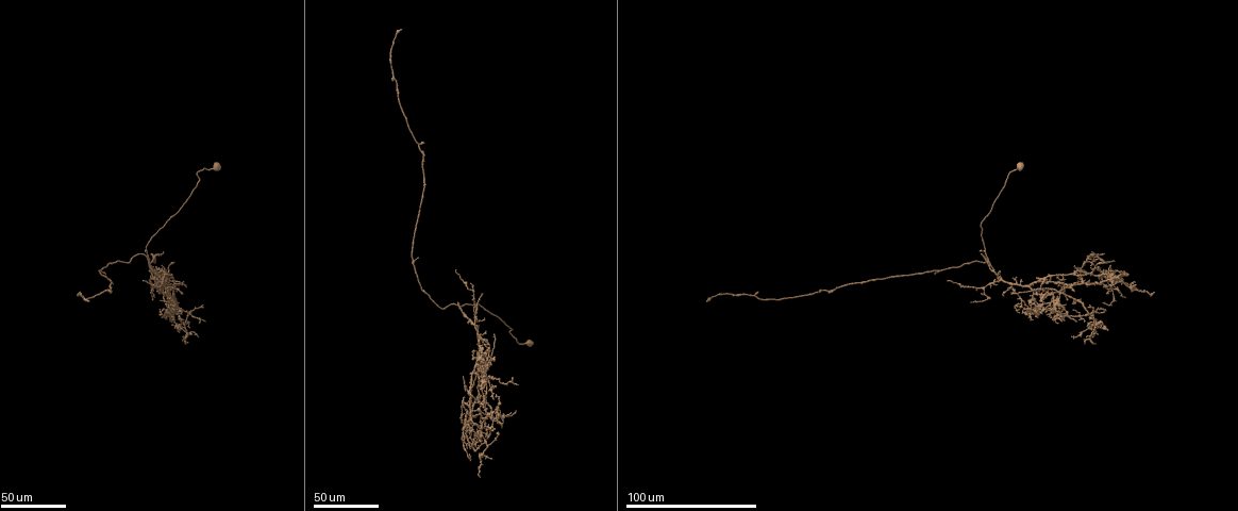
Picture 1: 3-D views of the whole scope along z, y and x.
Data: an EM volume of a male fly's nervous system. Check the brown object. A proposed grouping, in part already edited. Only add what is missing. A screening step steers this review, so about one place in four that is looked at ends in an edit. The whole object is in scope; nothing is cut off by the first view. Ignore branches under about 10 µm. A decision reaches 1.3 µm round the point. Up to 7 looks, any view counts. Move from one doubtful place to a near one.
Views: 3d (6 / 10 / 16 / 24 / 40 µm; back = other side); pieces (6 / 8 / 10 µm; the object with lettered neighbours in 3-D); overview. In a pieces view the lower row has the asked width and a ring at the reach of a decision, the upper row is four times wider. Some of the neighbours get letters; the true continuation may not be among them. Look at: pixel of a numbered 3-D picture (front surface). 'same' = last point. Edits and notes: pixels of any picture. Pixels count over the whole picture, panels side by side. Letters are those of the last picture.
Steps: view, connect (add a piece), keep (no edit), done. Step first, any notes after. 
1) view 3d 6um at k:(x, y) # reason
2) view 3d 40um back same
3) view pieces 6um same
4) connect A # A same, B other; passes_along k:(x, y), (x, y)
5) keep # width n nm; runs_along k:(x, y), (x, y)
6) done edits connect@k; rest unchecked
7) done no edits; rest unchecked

view 3d 24um at 1:(1035, 278) # free end

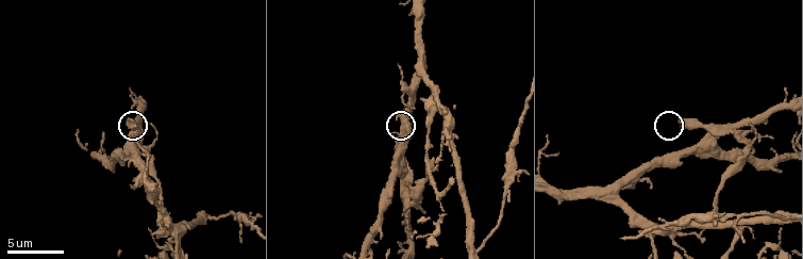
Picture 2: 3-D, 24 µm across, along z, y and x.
view pieces 8um at 2:(132, 118) # see the neighbours

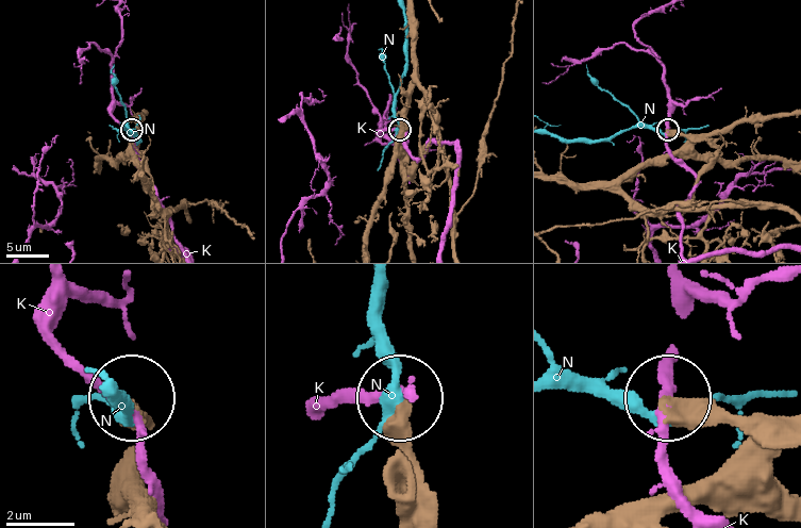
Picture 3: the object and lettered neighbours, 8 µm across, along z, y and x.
keep # K other, N other; none of them fits

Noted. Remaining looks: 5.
view 3d 24um at 1:(1098, 334) # free end

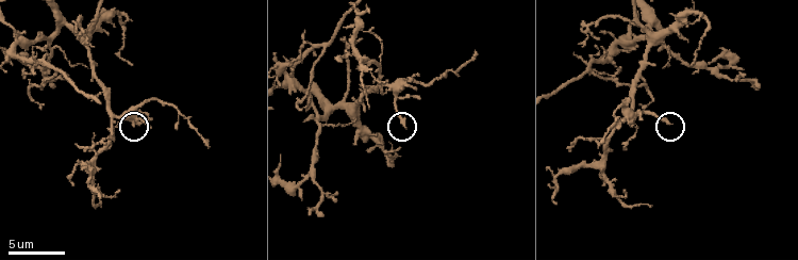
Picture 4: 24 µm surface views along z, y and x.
view pieces 6um at 4:(404, 128) # what lies round it

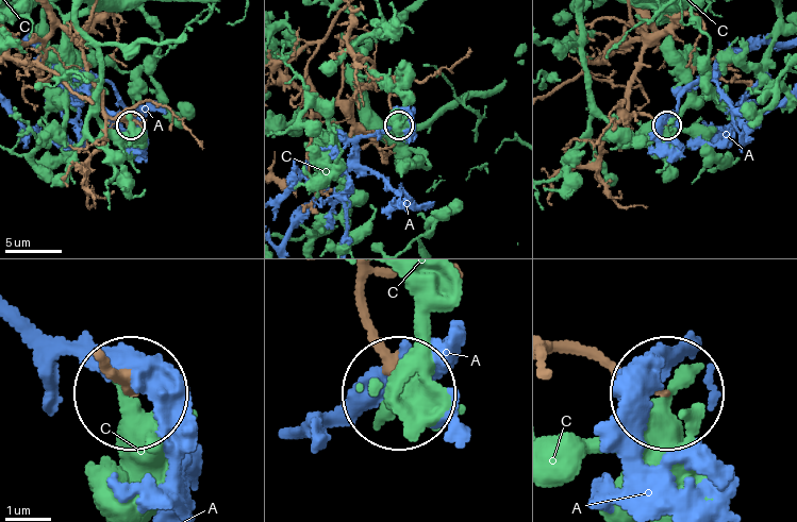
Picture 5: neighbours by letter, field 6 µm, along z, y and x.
keep # A other, C other; none of them fits

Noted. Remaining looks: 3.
view 3d 40um at 1:(1104, 264) # free end

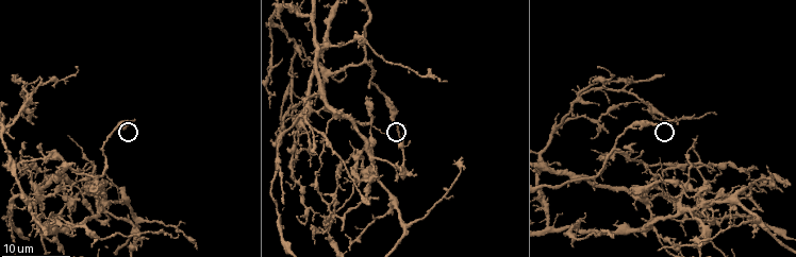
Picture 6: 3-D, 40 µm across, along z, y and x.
view pieces 6um at 6:(133, 118) # what lies round it

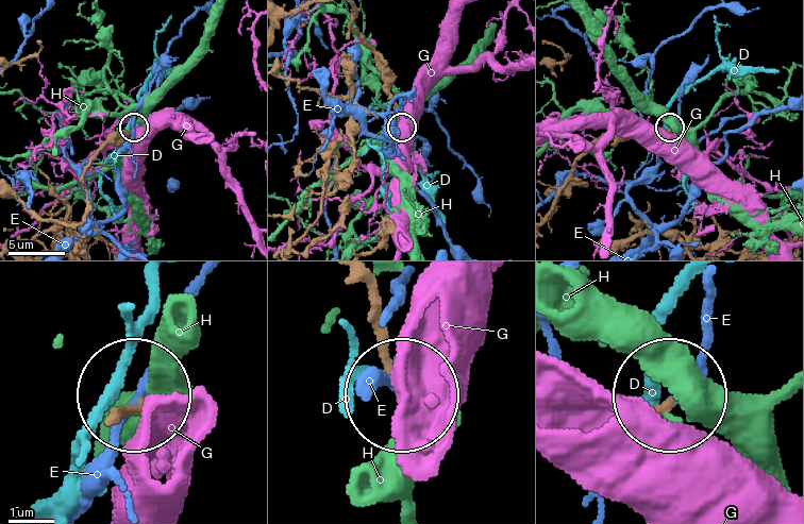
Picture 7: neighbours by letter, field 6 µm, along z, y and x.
keep # D other, E other, G other, H other; none of them fits

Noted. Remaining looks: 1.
done no edits; rest unchecked

